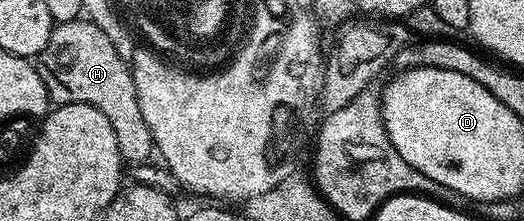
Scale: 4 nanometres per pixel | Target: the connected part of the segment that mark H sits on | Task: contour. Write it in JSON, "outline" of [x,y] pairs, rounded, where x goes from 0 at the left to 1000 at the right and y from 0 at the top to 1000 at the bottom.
{"outline":[[[153,72],[99,113],[94,199],[86,199],[86,217],[71,253],[71,312],[99,466],[122,480],[153,462],[183,480],[193,507],[200,507],[200,543],[216,561],[216,615],[223,615],[223,670],[237,738],[263,742],[290,710],[286,697],[296,679],[296,638],[284,597],[284,561],[277,561],[277,520],[269,507],[269,471],[261,452],[254,344],[239,308],[242,262],[235,244],[227,249],[227,226],[229,213],[212,190],[208,163],[200,163],[200,145],[183,100]]]}

